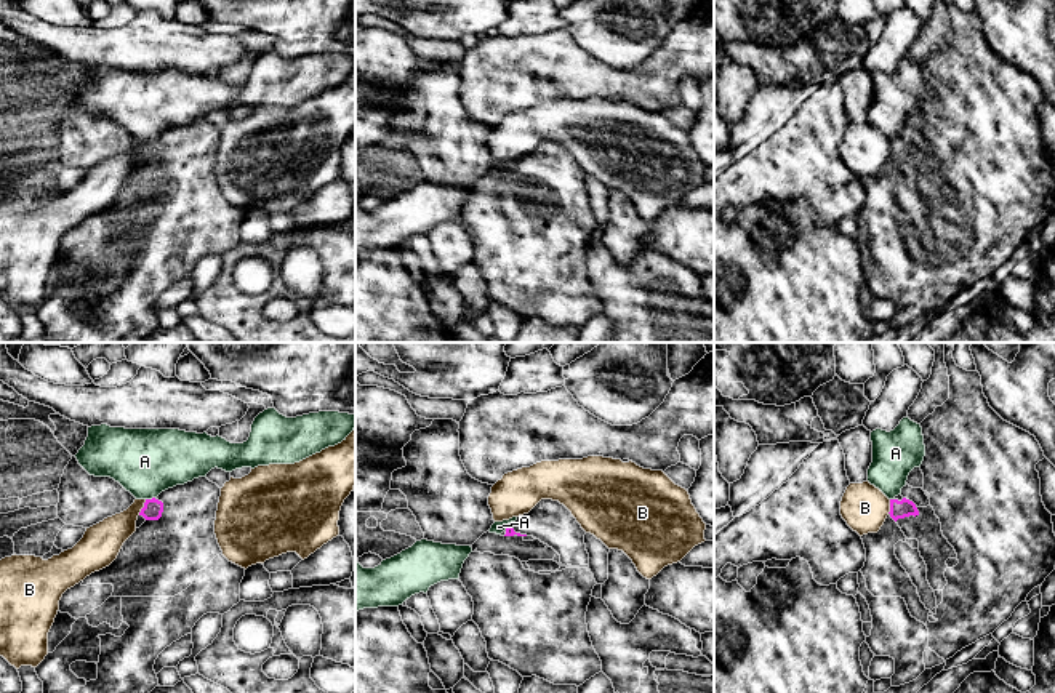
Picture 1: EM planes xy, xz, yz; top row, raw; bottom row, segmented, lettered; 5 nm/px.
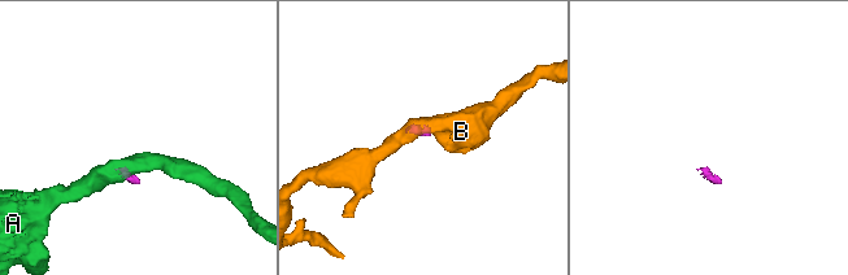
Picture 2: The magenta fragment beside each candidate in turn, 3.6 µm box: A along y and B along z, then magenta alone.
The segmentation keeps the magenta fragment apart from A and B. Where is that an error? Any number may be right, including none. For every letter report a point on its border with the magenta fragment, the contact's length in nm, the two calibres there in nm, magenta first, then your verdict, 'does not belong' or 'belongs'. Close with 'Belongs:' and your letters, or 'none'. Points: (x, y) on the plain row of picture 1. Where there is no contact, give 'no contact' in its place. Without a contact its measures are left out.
A: xy (149, 141) | 50 nm | 100/340 nm | does not belong
B: xy (143, 149) | 90 nm | 100/190 nm | does not belong
Belongs: none

